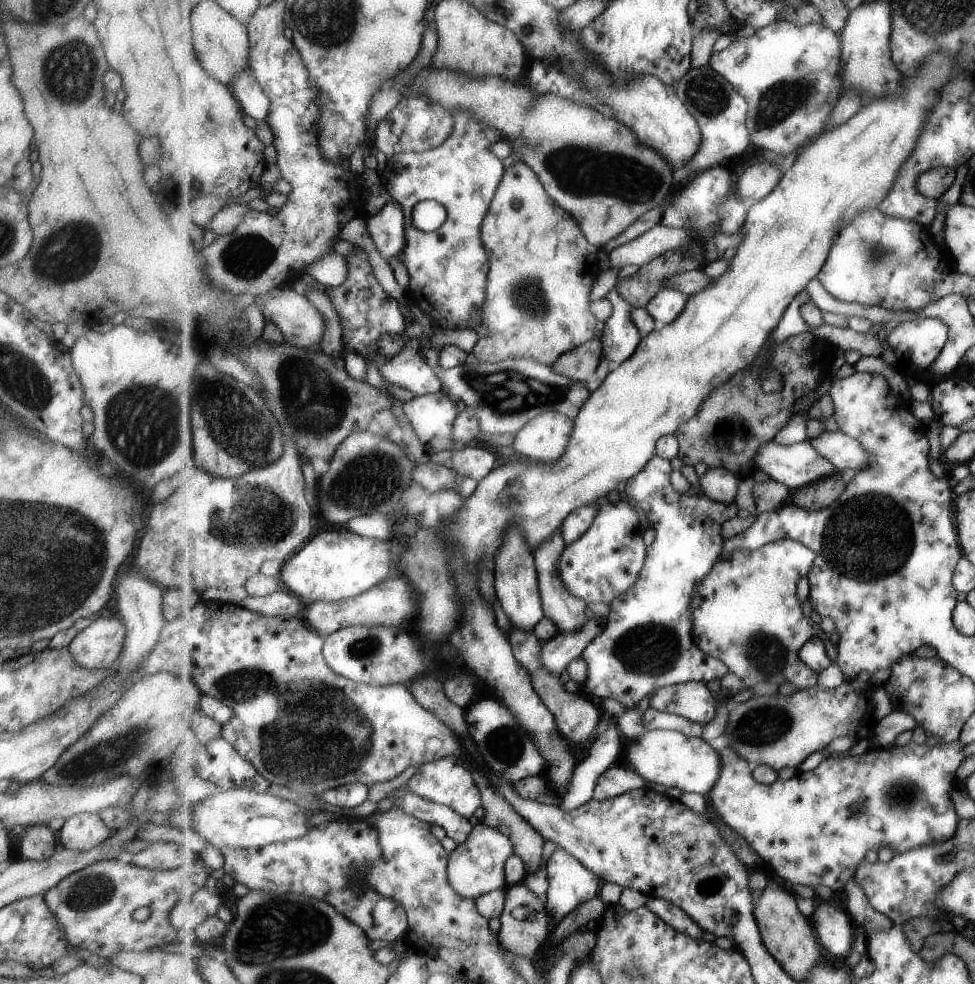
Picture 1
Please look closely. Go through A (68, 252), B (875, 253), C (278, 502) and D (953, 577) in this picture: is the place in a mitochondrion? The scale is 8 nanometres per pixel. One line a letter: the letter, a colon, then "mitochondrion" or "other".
A: mitochondrion
B: mitochondrion
C: mitochondrion
D: other

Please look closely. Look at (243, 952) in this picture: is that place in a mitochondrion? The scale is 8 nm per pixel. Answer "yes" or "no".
yes

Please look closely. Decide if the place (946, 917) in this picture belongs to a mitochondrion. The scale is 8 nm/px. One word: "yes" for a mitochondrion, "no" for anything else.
no

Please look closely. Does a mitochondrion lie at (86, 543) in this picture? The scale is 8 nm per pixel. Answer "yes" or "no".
yes

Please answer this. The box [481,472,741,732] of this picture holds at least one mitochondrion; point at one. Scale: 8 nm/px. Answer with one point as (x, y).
(651, 649)

